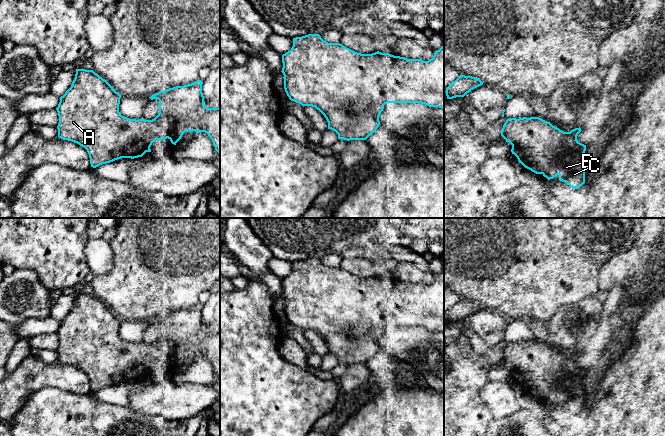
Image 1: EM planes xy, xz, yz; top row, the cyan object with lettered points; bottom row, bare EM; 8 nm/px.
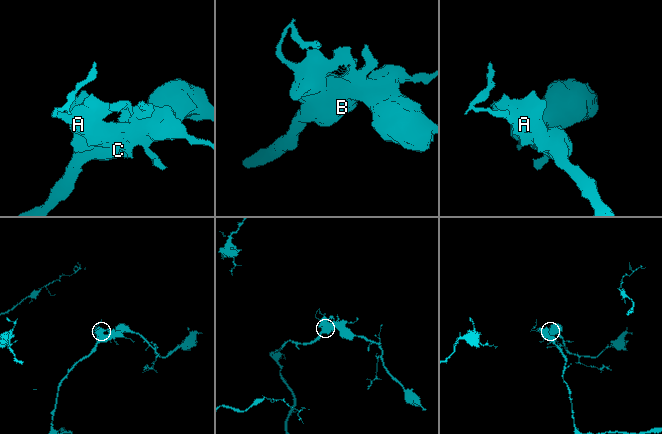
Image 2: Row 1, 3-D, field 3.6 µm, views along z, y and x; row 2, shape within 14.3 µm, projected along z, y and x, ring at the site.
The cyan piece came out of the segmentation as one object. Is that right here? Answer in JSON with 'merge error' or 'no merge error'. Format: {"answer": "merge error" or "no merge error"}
{"answer": "no merge error"}

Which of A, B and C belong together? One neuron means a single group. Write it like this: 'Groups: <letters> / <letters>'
Groups: A B C

